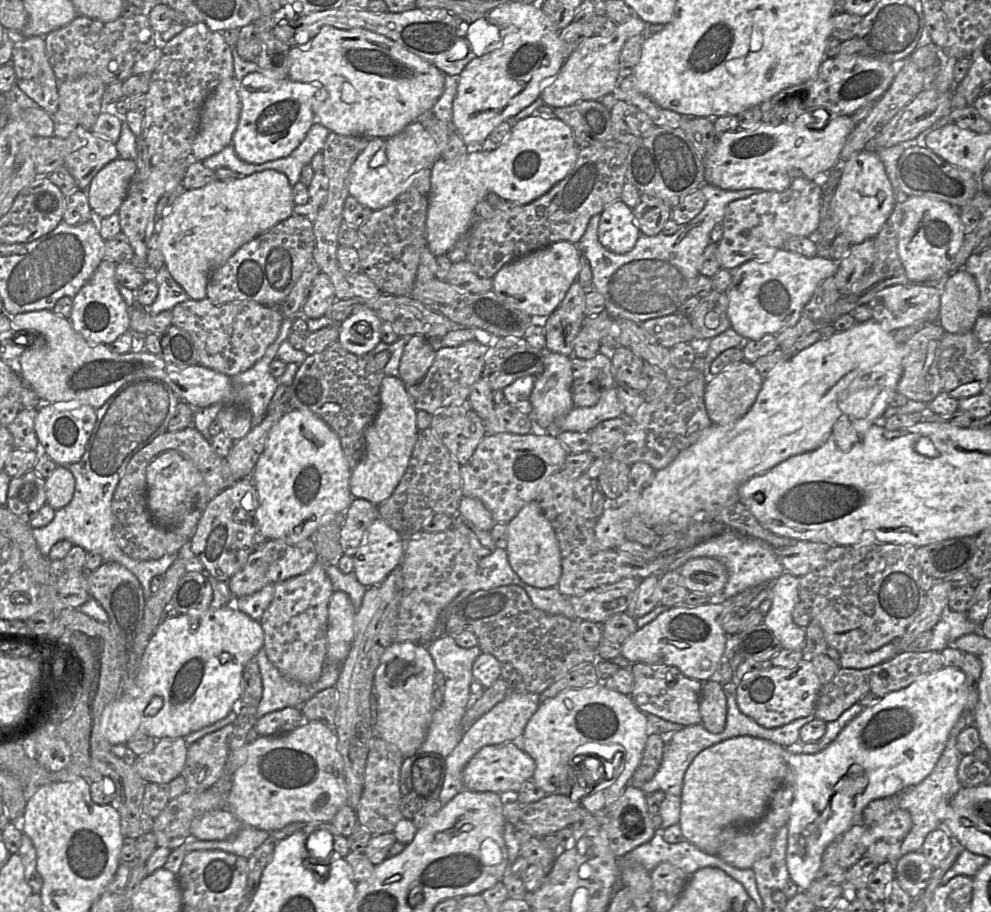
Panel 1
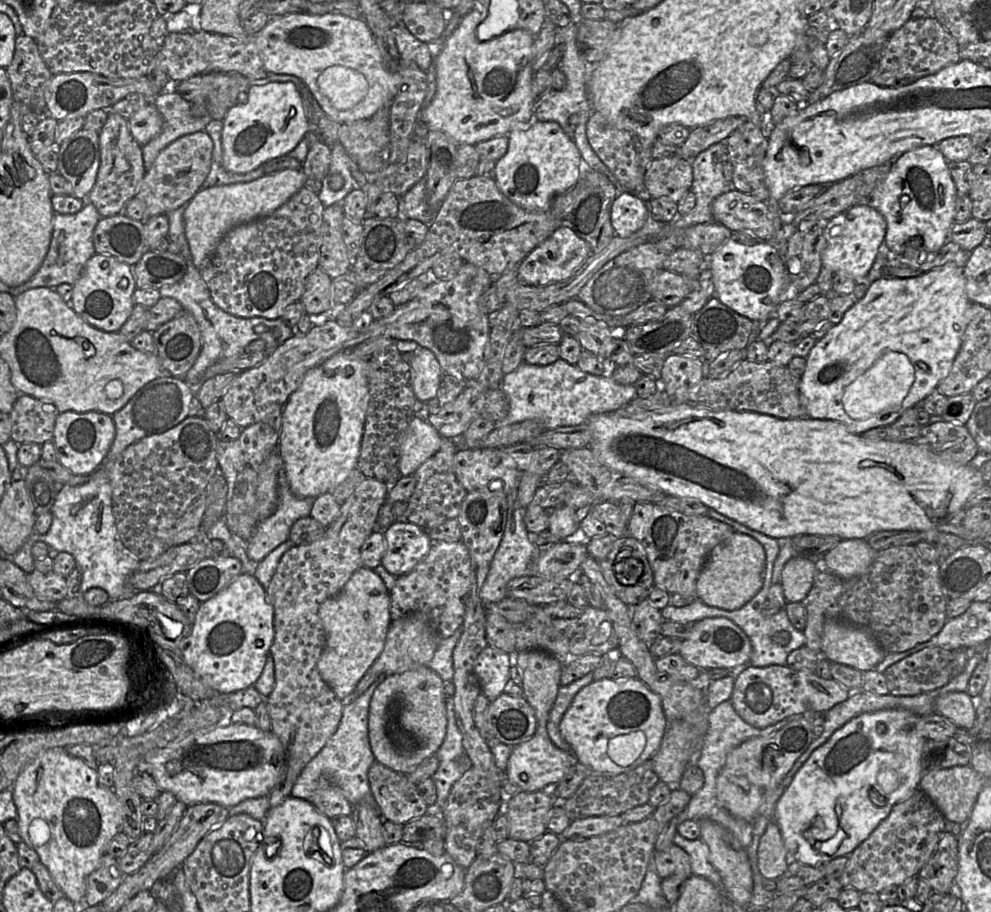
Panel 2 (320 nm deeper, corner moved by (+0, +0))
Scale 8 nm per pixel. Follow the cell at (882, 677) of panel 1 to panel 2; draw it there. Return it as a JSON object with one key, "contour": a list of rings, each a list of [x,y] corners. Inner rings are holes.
{"contour":[[[927,647],[888,667],[883,674],[889,693],[917,696],[946,685],[952,678],[954,654],[941,647]]]}

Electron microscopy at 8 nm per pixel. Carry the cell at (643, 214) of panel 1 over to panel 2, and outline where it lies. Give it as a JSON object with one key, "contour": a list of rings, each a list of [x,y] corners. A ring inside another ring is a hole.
{"contour":[[[680,156],[653,159],[645,171],[644,185],[649,198],[668,197],[678,203],[690,191],[691,160]]]}

